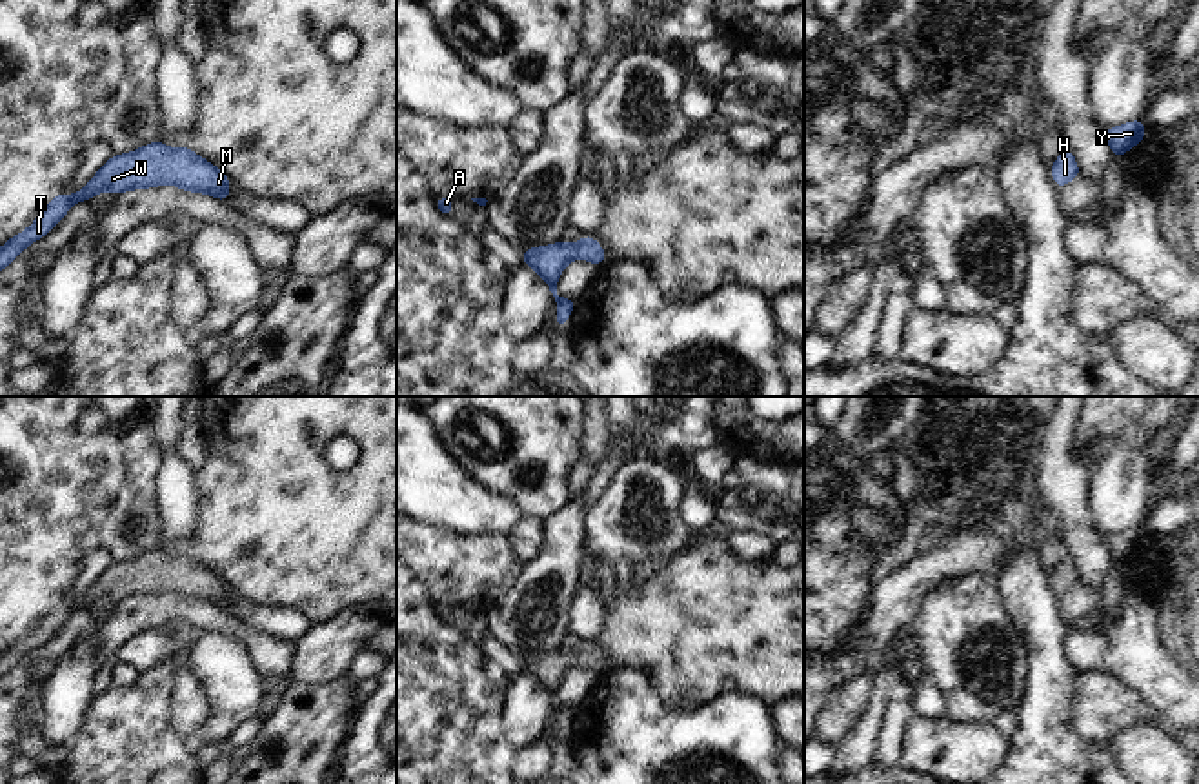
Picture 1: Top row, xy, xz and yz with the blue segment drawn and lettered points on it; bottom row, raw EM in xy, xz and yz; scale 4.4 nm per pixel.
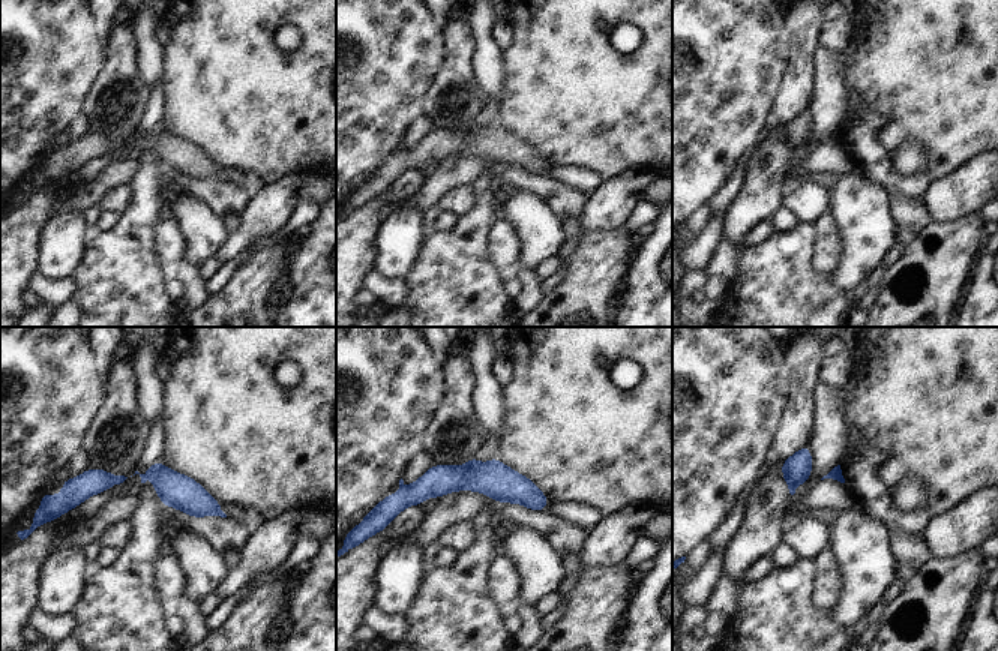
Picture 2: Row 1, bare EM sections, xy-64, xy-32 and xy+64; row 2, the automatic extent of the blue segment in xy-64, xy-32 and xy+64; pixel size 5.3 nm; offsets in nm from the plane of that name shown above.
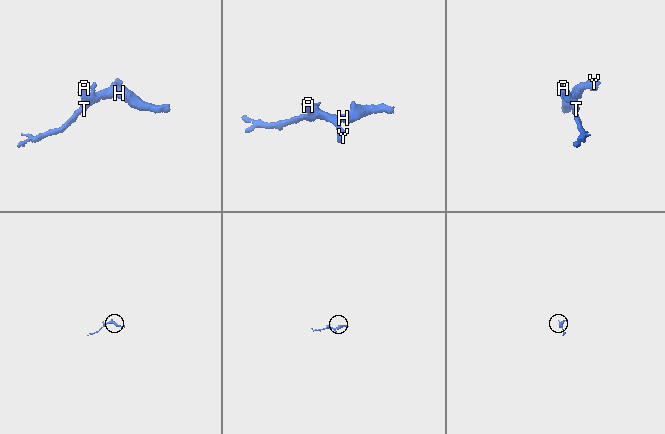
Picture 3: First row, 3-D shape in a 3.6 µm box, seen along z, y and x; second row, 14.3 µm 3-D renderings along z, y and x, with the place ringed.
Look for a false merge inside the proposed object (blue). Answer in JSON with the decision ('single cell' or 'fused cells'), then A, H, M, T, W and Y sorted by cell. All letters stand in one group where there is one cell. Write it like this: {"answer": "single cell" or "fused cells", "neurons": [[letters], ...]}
{"answer": "single cell", "neurons": [["A", "H", "M", "T", "W", "Y"]]}

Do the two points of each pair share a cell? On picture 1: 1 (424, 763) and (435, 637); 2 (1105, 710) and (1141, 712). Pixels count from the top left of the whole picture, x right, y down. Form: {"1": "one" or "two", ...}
{"1": "one", "2": "one"}

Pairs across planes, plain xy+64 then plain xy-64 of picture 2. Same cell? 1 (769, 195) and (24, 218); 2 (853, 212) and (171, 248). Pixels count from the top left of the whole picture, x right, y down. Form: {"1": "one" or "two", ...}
{"1": "two", "2": "two"}

